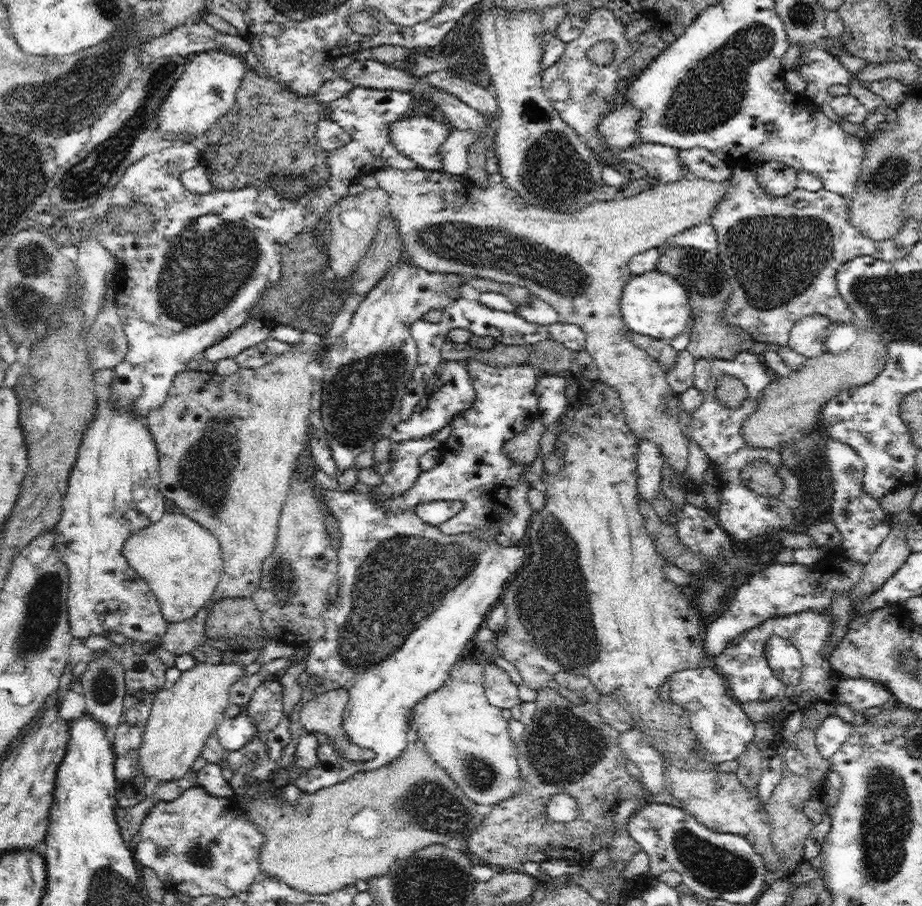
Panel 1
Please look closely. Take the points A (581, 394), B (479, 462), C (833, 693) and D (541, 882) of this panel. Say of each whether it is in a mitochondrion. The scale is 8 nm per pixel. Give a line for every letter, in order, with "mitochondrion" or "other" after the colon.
A: other
B: other
C: other
D: other

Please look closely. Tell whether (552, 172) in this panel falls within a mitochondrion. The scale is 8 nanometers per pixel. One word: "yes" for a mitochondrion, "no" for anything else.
yes

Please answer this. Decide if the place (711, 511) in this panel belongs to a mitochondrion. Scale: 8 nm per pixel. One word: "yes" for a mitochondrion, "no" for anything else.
no

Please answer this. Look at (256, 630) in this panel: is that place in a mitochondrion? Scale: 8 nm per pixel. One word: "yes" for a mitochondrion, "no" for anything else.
no

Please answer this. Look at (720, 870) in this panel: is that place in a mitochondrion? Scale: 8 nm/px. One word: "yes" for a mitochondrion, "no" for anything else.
yes

